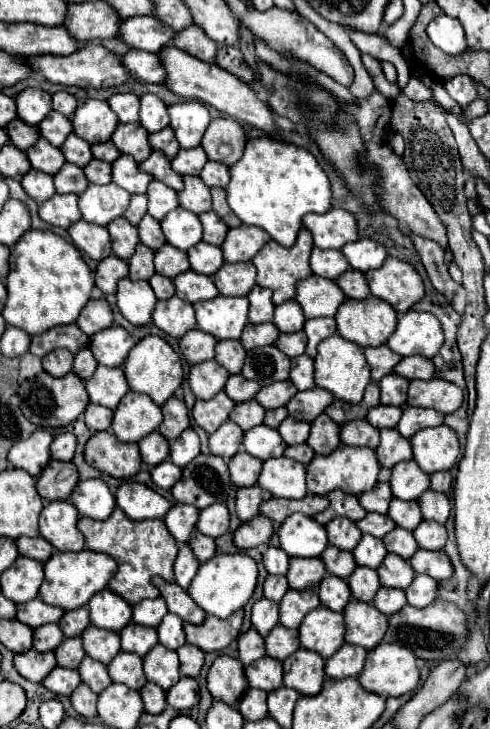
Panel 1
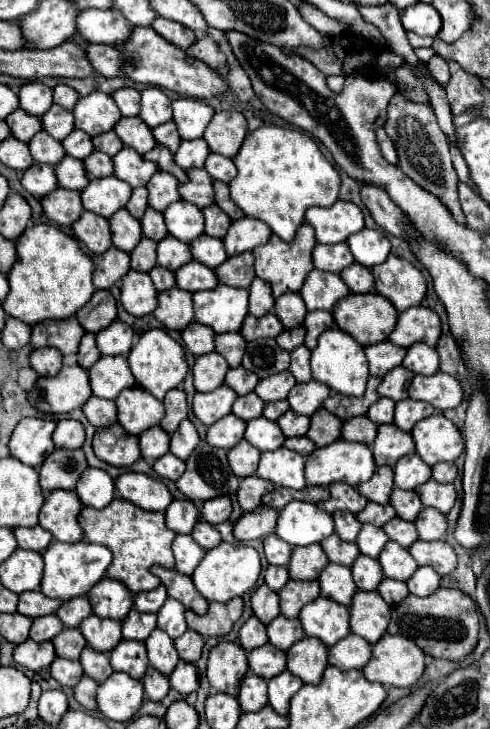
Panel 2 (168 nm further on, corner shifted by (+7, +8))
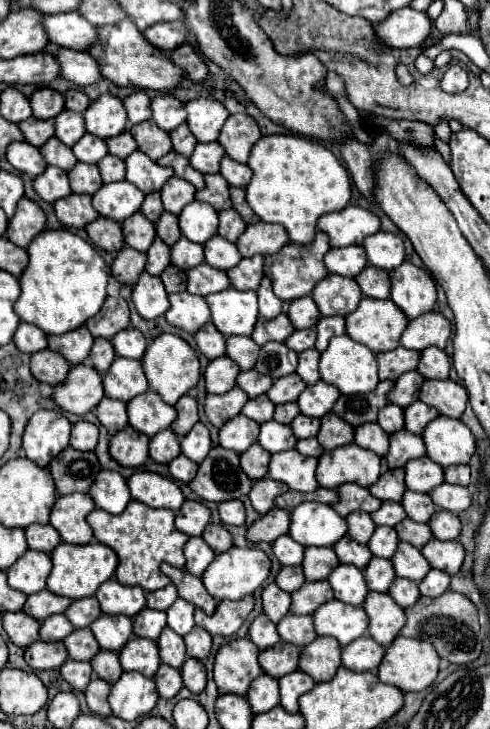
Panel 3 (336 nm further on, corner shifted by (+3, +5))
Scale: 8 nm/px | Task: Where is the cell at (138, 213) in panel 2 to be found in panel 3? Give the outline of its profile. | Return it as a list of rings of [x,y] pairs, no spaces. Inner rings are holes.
[[[151,192],[147,194],[143,206],[141,206],[141,212],[151,220],[151,222],[157,222],[159,216],[163,214],[163,204],[161,204],[161,194],[159,192]]]

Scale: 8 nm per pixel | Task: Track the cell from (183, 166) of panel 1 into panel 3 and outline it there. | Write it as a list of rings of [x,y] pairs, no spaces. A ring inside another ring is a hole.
[[[219,142],[197,144],[189,162],[195,170],[199,170],[203,174],[217,174],[219,172],[219,162],[221,162],[223,156],[225,156],[225,150]]]

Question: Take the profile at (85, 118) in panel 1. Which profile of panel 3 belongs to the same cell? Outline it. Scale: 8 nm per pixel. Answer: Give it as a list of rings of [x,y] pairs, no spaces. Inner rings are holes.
[[[111,94],[99,96],[85,112],[87,132],[99,138],[111,138],[125,130],[127,126],[127,110],[123,100]]]

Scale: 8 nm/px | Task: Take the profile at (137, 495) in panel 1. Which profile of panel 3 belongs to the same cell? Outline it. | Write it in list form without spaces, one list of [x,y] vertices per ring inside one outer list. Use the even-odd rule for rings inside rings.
[[[135,472],[129,480],[129,490],[131,496],[151,508],[165,508],[165,506],[173,506],[169,510],[179,510],[185,496],[179,490],[179,486],[155,472]]]

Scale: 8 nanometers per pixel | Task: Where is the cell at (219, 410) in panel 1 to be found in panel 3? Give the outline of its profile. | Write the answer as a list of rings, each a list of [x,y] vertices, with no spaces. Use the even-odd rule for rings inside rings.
[[[237,386],[221,396],[207,394],[205,414],[215,428],[221,428],[225,422],[229,422],[231,418],[235,418],[241,412],[241,408],[247,400],[249,400],[249,396],[243,390],[239,390]]]

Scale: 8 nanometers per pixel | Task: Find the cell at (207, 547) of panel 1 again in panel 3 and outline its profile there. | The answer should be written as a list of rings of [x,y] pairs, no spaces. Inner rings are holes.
[[[207,524],[205,532],[203,532],[203,540],[219,554],[219,552],[227,552],[233,546],[233,538],[229,534],[229,530],[223,524]]]

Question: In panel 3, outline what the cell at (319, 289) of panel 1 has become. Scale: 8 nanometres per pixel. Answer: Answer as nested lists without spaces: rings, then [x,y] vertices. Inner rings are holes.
[[[329,274],[321,280],[311,298],[317,302],[323,316],[347,316],[361,302],[361,288],[353,278],[343,278],[337,274]]]

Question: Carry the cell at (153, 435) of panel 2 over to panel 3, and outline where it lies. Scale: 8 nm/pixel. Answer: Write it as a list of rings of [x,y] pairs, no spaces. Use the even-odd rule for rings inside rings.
[[[161,430],[159,434],[155,434],[149,442],[149,456],[155,462],[161,464],[169,464],[173,458],[177,458],[181,454],[181,446],[179,446],[179,438],[173,430]]]

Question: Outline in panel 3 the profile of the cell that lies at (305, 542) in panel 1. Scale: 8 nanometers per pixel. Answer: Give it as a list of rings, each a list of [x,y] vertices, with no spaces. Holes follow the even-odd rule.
[[[303,502],[291,512],[289,536],[303,546],[333,546],[347,534],[347,520],[331,506]]]

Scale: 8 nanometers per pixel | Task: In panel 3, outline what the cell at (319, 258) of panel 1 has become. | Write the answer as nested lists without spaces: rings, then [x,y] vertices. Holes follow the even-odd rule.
[[[363,246],[331,248],[325,254],[325,266],[331,274],[355,278],[367,266],[367,254],[365,254]]]

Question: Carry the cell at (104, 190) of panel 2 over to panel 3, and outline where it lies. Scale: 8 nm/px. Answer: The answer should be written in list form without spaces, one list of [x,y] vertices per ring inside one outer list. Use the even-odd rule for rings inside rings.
[[[127,180],[103,184],[93,194],[93,208],[101,214],[122,223],[126,218],[139,212],[145,194]]]

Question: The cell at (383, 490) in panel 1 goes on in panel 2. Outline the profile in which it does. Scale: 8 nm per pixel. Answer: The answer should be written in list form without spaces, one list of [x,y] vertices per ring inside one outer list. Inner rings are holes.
[[[377,467],[373,477],[357,487],[357,491],[375,503],[387,503],[393,489],[393,469],[391,467]]]

